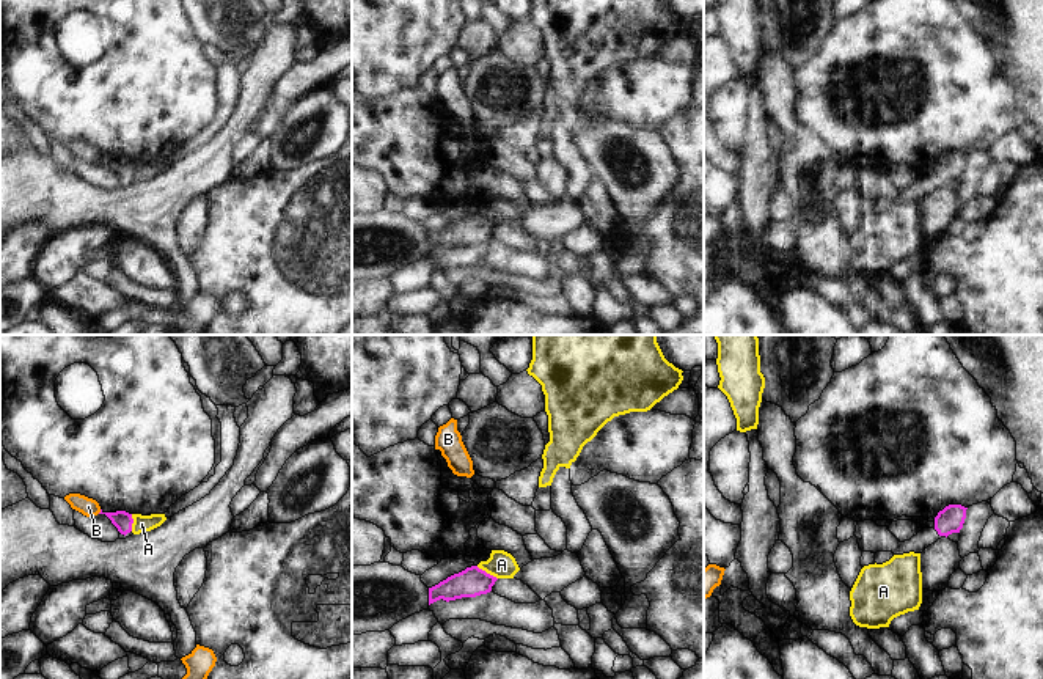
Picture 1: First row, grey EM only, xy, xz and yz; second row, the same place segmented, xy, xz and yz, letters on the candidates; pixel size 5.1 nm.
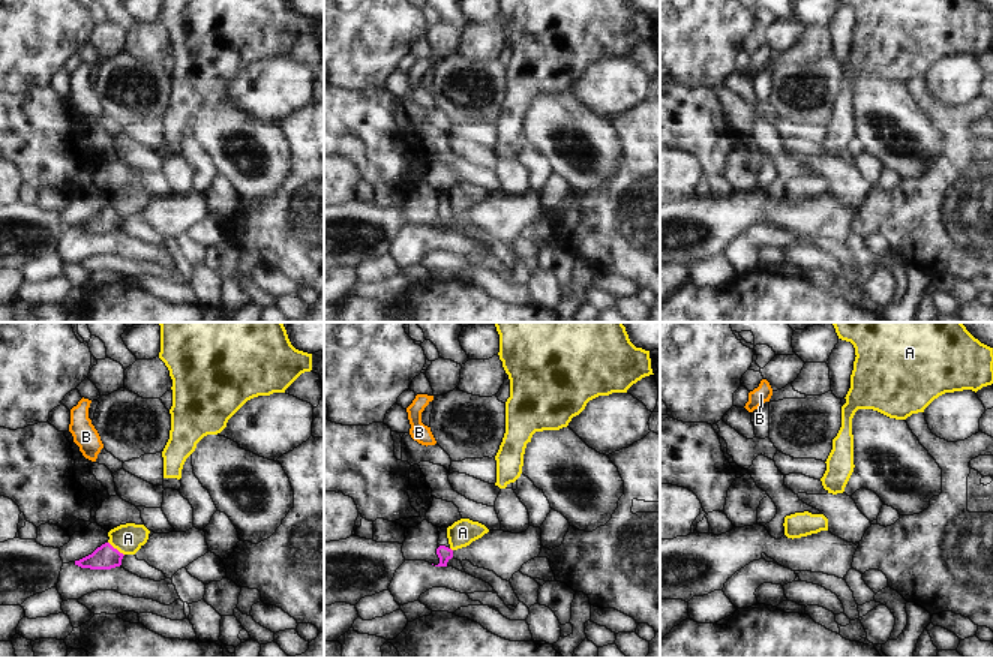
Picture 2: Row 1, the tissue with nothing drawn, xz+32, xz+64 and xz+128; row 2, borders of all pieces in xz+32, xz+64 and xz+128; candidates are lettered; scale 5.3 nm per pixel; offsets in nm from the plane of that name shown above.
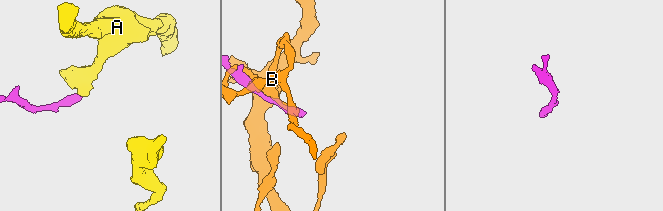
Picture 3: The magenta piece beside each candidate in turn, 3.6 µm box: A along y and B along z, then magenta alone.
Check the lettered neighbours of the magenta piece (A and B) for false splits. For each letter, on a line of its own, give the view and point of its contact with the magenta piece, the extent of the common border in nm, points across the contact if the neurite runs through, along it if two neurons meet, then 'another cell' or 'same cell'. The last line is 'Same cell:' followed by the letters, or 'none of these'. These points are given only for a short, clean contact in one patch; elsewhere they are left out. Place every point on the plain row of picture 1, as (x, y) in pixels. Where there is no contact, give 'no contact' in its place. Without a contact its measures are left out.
A: xz (486, 220) | 130 nm | along xz (476, 214), (497, 227) | another cell
B: xy (101, 159) | 30 nm | another cell
Same cell: none of these

